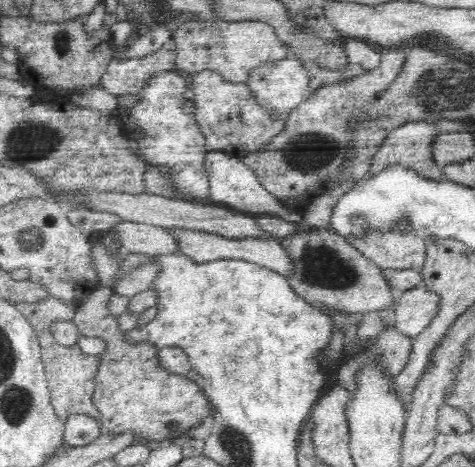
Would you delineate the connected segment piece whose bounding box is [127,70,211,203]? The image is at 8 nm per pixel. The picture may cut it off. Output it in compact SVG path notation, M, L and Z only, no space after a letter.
M176 70L161 73L159 76L154 76L147 86L140 90L140 101L134 109L127 111L136 119L144 133L144 137L137 141L137 152L146 164L159 164L164 170L171 172L171 180L177 188L190 192L195 200L211 203L210 174L204 165L208 152L205 138L194 116L186 114L181 108L186 101L184 92L188 88L186 80Z

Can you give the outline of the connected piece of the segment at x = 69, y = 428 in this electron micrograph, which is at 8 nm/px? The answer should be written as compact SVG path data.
M72 414L64 421L64 442L69 446L80 447L94 442L104 432L96 419L87 414Z

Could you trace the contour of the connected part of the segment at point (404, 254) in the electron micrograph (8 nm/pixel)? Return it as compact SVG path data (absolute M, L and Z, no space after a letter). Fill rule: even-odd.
M370 229L361 237L345 239L383 270L420 269L425 263L426 241L414 230L402 234L393 229Z

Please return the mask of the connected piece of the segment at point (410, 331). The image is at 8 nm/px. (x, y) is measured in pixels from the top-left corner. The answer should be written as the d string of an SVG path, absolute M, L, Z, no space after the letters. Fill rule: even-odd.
M426 287L398 293L393 310L393 326L406 336L418 336L438 314L440 297Z

